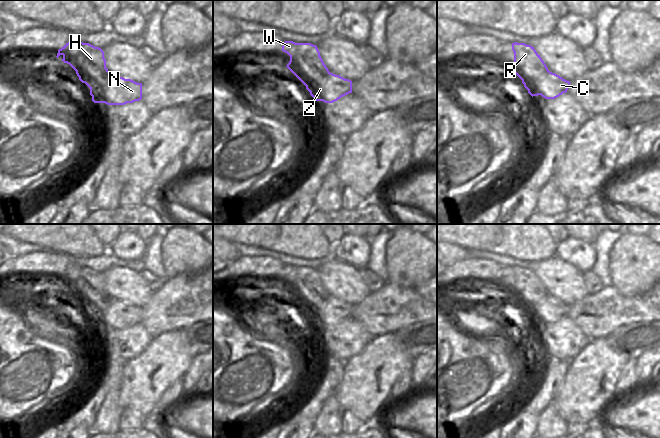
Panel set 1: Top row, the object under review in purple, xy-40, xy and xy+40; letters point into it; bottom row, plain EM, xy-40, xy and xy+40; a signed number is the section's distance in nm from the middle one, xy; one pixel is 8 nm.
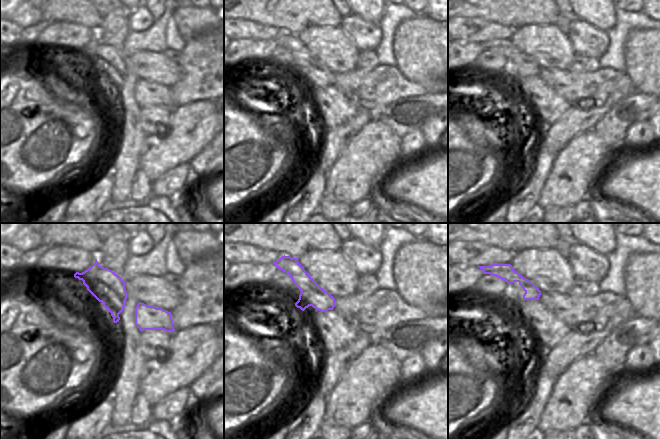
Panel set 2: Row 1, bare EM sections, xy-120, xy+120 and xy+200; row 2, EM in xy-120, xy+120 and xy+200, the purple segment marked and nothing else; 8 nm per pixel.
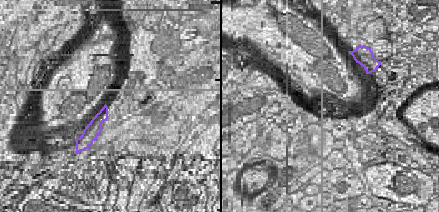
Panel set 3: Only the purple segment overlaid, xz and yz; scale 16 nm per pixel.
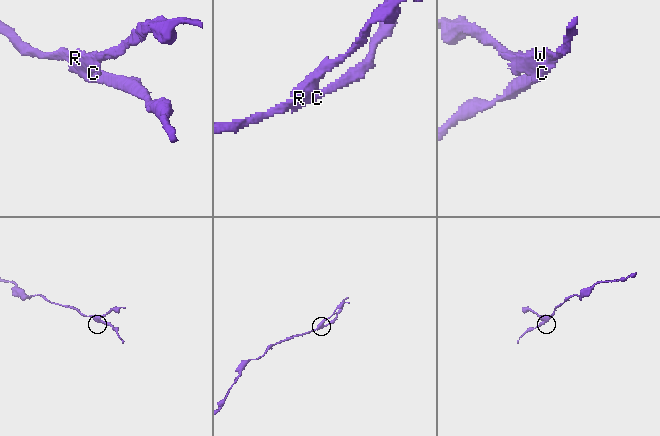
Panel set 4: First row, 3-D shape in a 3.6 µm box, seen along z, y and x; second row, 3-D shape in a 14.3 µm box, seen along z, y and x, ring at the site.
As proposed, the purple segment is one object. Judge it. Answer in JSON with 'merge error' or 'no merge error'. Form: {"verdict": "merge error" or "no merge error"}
{"verdict": "merge error"}

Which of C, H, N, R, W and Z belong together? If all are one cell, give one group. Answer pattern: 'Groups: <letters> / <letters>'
Groups: C N Z / H R W.

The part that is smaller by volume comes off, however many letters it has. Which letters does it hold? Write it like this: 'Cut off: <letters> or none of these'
Cut off: C, N, Z

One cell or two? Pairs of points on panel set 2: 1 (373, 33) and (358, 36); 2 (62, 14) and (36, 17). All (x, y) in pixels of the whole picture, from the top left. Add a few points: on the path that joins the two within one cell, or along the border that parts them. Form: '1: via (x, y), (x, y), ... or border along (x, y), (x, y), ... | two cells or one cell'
1: via (369, 34), (362, 35) | one cell
2: border along (41, 11), (45, 19) | two cells

